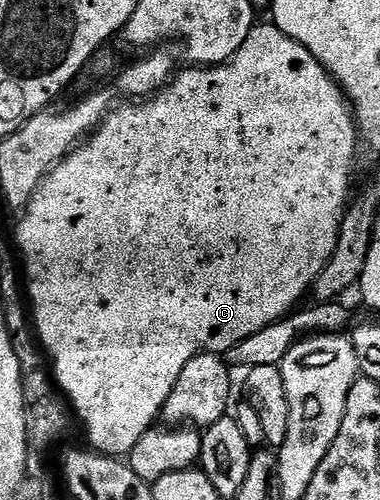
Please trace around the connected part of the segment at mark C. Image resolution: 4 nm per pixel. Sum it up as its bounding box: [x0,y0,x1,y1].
[17,22,361,457]

